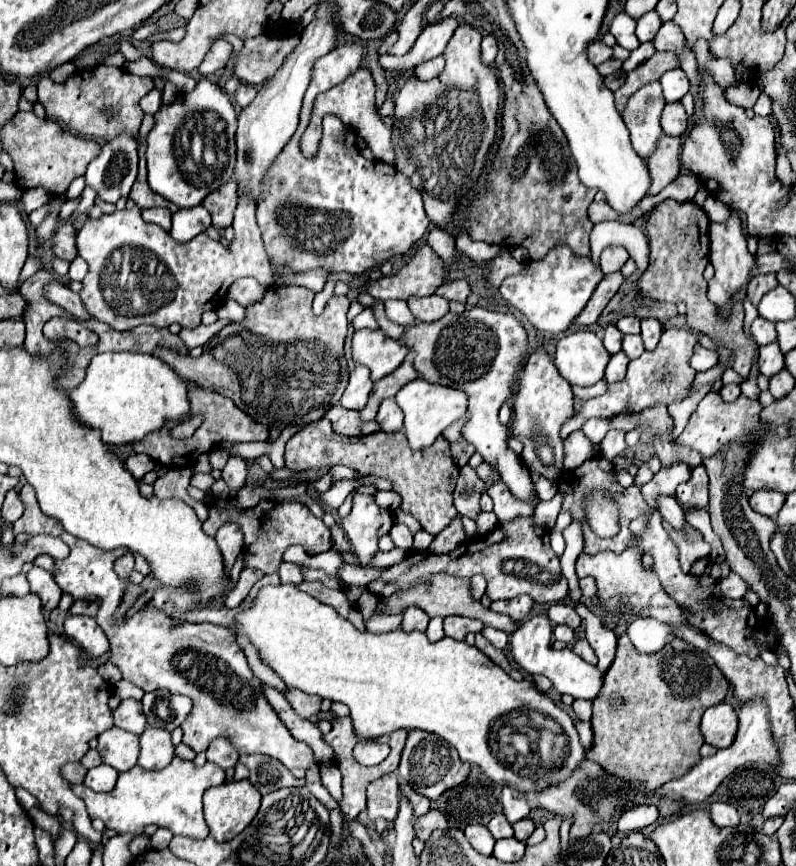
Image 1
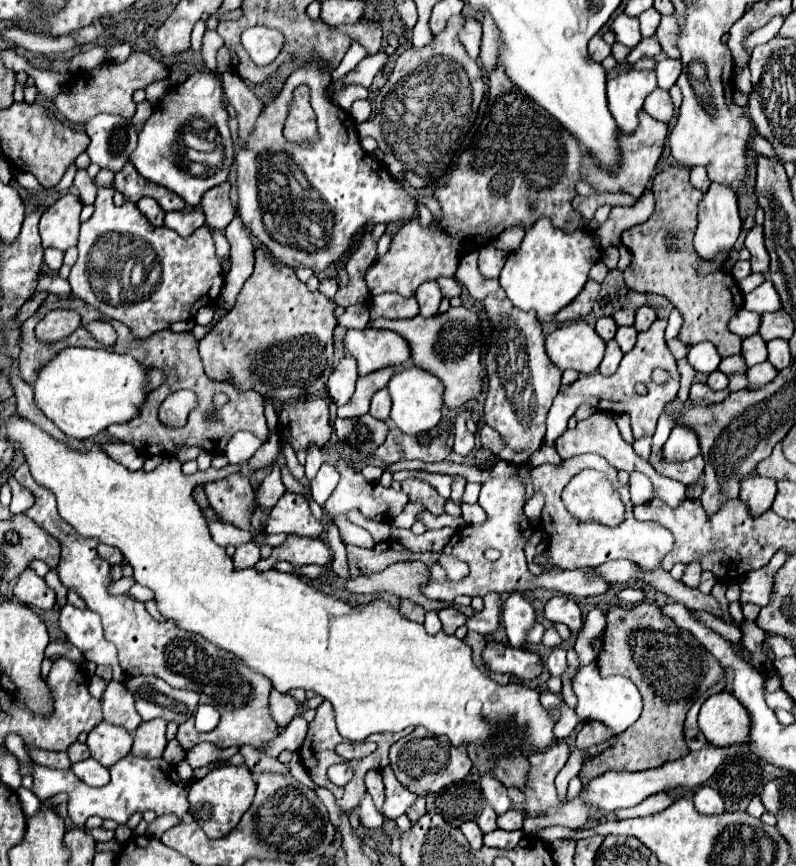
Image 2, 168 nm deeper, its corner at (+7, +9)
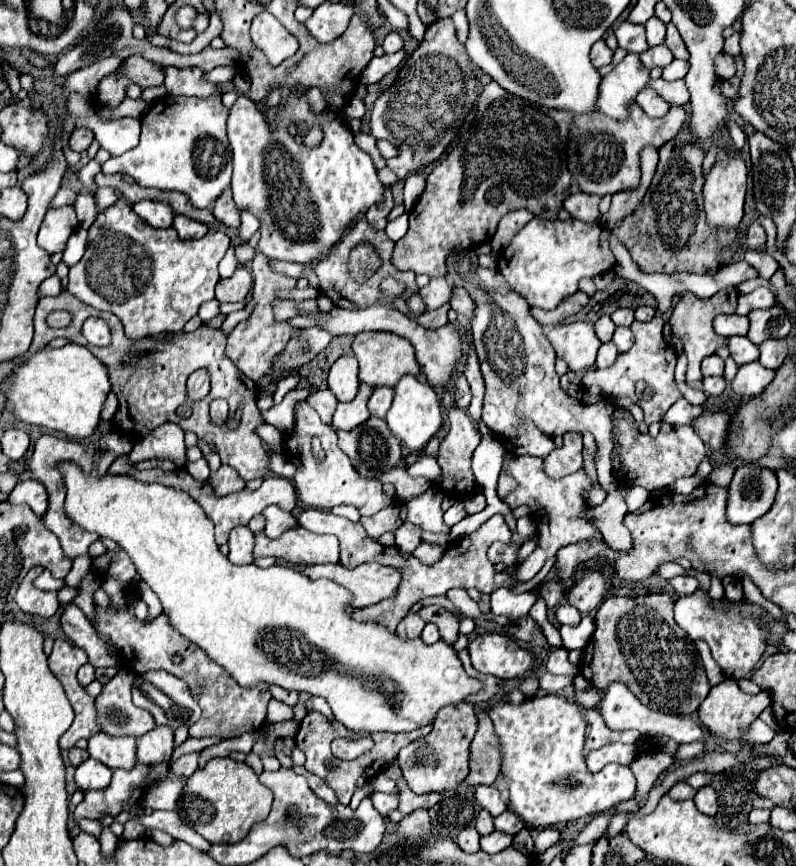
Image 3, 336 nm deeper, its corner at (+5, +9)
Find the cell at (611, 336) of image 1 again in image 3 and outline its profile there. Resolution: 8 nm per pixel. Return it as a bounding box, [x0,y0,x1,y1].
[594,315,616,341]

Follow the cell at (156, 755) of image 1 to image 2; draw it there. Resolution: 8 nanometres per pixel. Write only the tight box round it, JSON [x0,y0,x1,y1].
[132,719,166,757]

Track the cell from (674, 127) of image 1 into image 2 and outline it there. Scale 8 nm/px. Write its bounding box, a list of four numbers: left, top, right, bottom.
[644,89,674,123]

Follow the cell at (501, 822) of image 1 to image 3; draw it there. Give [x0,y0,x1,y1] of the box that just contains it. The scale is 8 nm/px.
[476,809,494,835]

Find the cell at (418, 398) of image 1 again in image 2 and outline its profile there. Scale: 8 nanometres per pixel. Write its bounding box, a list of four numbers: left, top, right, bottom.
[388,367,442,435]

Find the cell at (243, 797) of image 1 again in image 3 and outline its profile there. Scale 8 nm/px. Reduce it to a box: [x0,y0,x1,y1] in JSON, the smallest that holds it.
[180,757,272,843]

